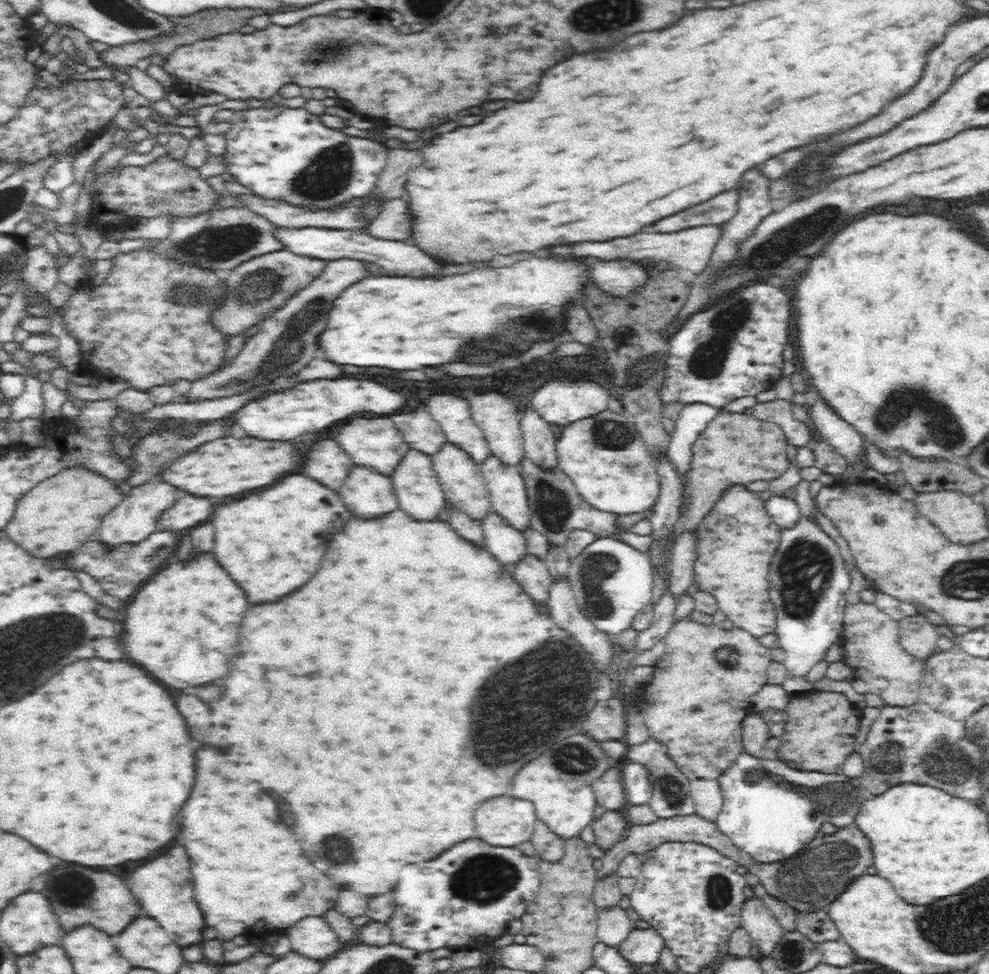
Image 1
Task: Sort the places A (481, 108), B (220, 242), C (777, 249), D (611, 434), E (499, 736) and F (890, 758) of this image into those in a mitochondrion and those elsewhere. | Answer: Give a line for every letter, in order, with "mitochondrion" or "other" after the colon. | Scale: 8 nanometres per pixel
A: other
B: mitochondrion
C: mitochondrion
D: mitochondrion
E: mitochondrion
F: mitochondrion

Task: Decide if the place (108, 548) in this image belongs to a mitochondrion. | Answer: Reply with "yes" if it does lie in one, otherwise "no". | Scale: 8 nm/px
no

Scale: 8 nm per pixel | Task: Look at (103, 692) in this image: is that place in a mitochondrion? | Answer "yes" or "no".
no

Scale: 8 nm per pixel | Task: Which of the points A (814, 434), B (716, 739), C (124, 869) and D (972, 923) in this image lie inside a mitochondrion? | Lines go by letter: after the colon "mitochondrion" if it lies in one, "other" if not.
A: other
B: other
C: other
D: mitochondrion

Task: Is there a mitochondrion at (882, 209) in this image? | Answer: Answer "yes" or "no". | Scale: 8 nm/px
no

